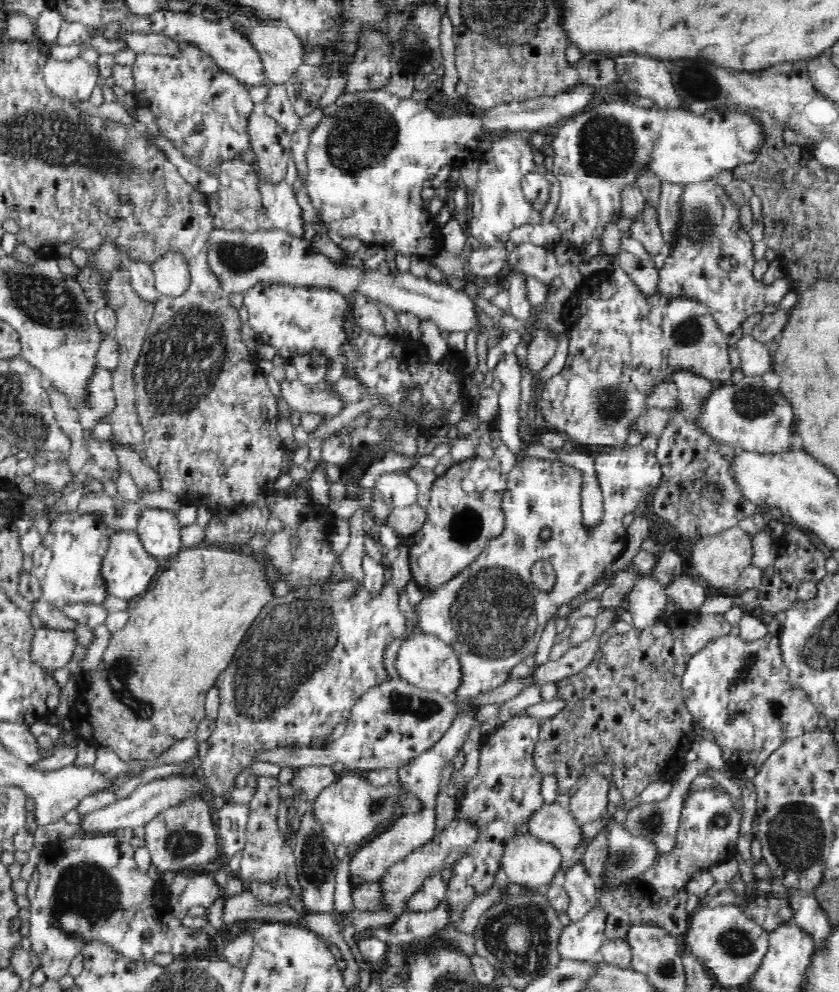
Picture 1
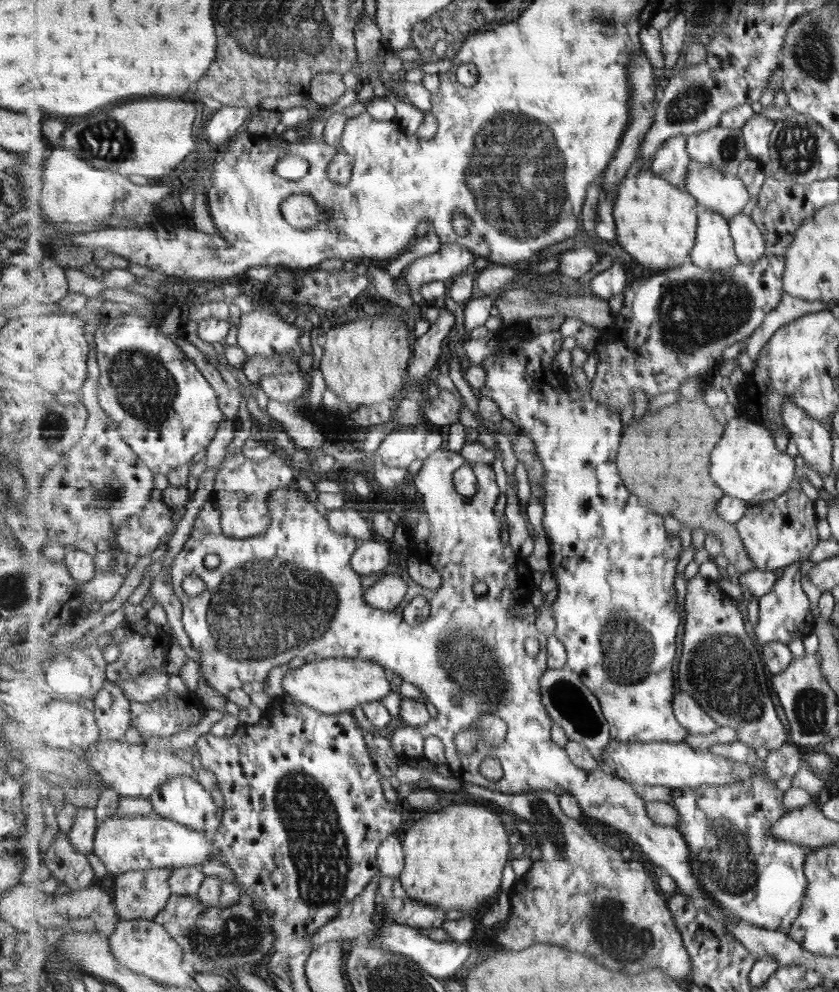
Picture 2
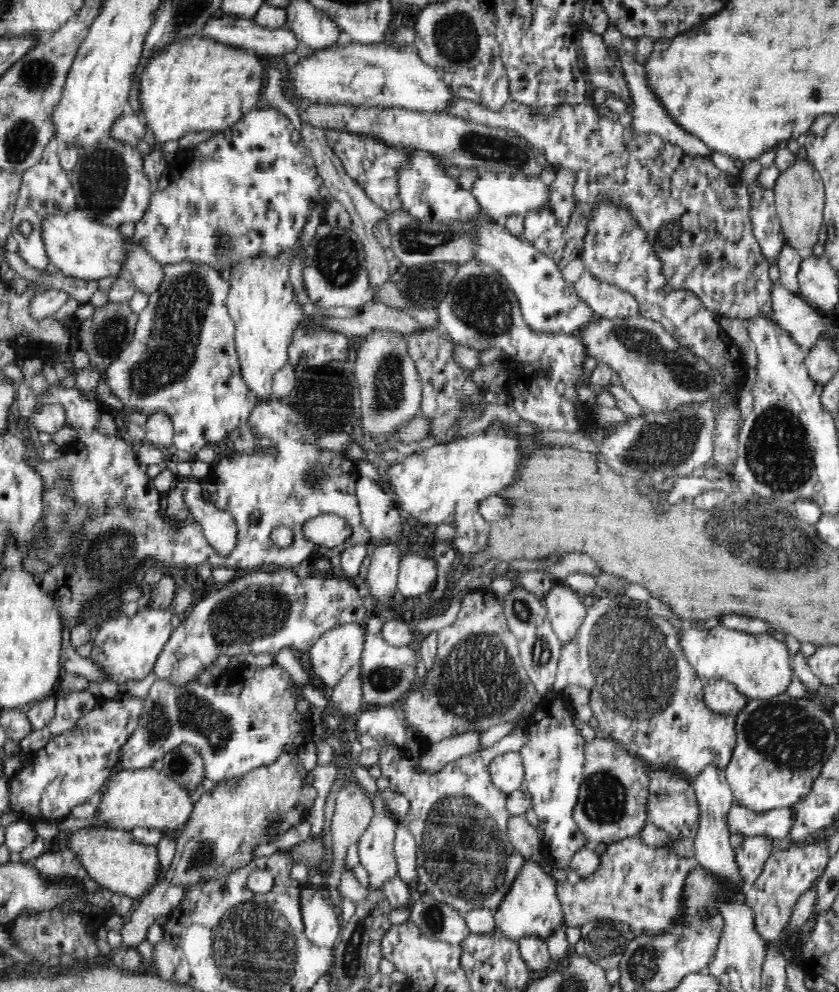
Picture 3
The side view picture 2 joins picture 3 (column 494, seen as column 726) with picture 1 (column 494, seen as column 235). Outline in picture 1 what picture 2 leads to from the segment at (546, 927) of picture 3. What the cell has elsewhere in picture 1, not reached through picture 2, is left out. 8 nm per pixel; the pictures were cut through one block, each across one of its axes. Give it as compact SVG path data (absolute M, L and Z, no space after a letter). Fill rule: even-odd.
M625 444L622 446L622 450L612 450L610 454L598 456L596 471L598 471L598 480L603 492L605 511L601 523L588 529L582 525L582 511L580 510L582 472L578 468L569 466L566 460L559 462L558 460L544 460L544 458L536 456L530 456L530 458L526 456L520 460L509 473L506 490L502 495L500 509L505 518L504 530L496 538L490 539L481 552L481 556L460 574L457 574L452 580L446 581L444 585L426 591L420 604L414 608L414 613L418 616L418 632L435 634L440 640L447 642L458 656L462 678L460 678L458 688L451 695L451 700L454 701L454 705L458 705L458 710L455 711L450 728L432 748L420 756L410 759L408 764L397 769L399 780L403 786L406 786L406 790L413 791L413 794L422 801L422 810L418 814L407 812L403 819L394 822L394 826L390 826L390 830L386 830L386 834L378 834L378 838L374 838L374 842L353 849L349 862L352 888L372 882L380 884L393 864L435 838L435 807L437 806L435 799L441 787L448 785L450 775L454 770L454 757L468 738L470 729L479 723L477 716L480 706L477 704L477 698L482 693L488 693L502 686L509 679L510 670L516 664L529 655L534 655L540 636L553 615L563 605L568 605L575 597L581 596L587 589L595 585L602 578L602 574L614 564L624 552L628 542L628 533L622 518L626 514L634 512L638 508L638 501L652 494L664 478L657 457L644 450L640 445ZM543 528L551 531L551 536L546 541L540 537ZM536 560L551 562L556 571L556 584L550 592L543 593L530 584L529 570Z

